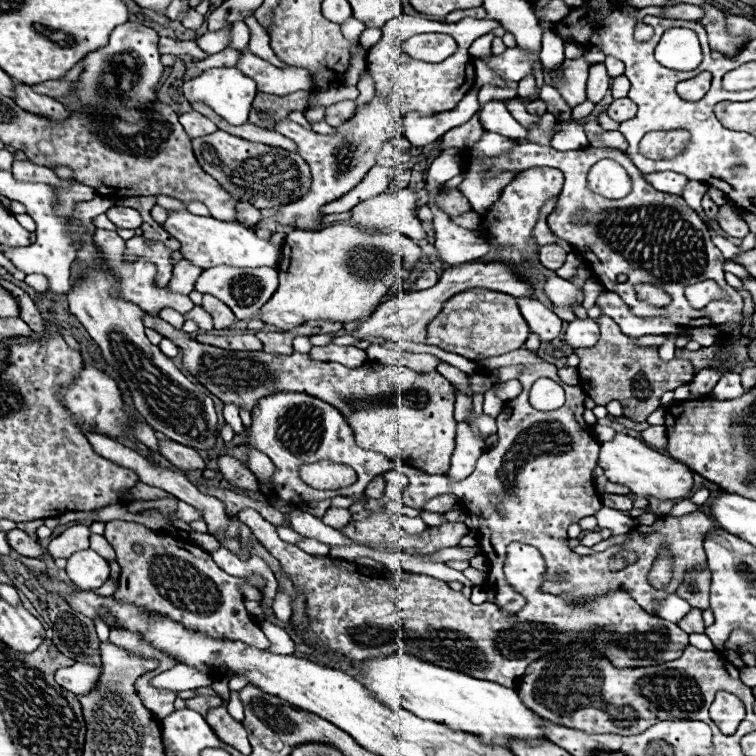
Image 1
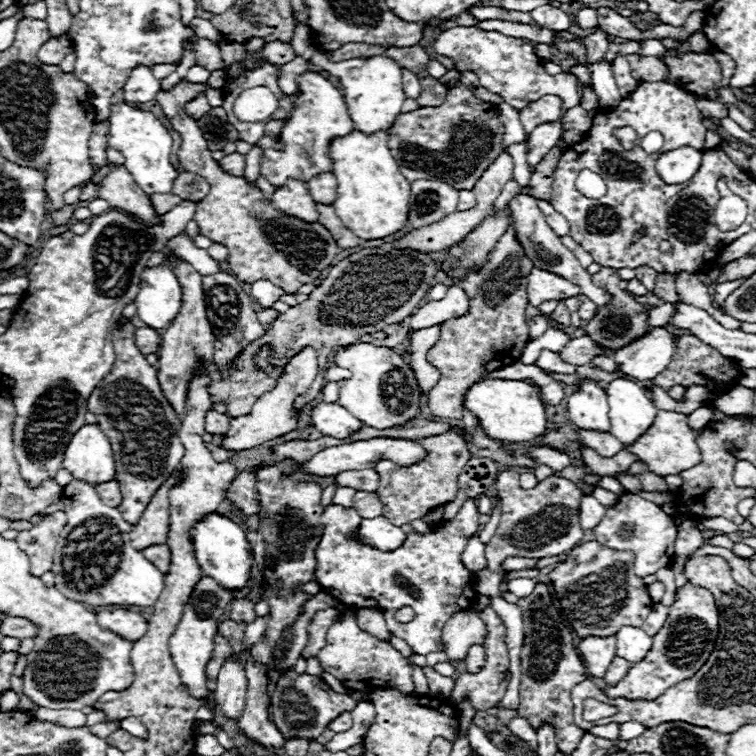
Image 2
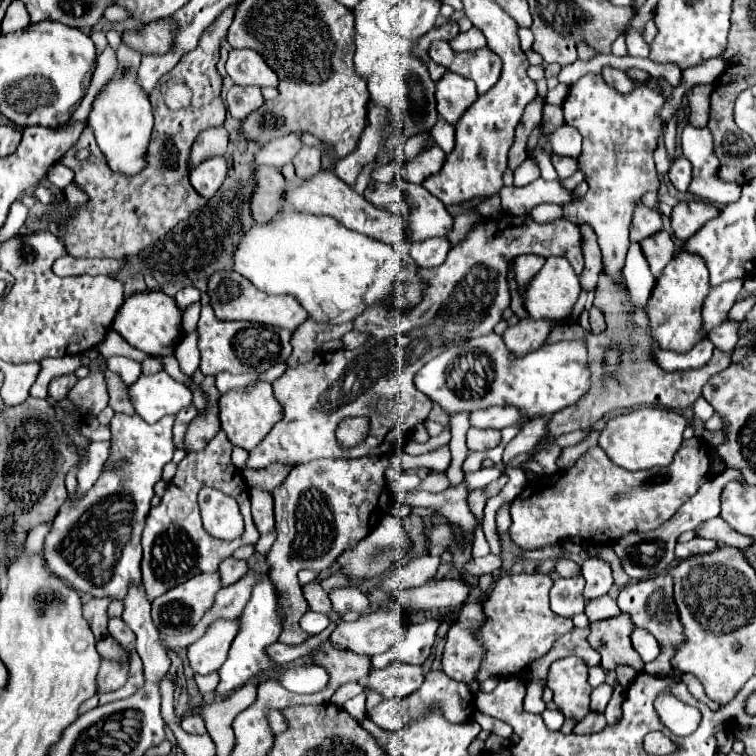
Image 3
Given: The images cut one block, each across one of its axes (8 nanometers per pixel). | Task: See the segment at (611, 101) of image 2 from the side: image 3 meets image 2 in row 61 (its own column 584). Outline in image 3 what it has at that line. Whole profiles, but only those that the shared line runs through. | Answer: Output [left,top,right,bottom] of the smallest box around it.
[550,576,586,616]

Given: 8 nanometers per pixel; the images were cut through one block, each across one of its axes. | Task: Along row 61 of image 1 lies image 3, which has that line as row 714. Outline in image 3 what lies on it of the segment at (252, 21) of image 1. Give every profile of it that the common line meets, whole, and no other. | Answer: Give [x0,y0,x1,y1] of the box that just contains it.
[268,710,286,734]

